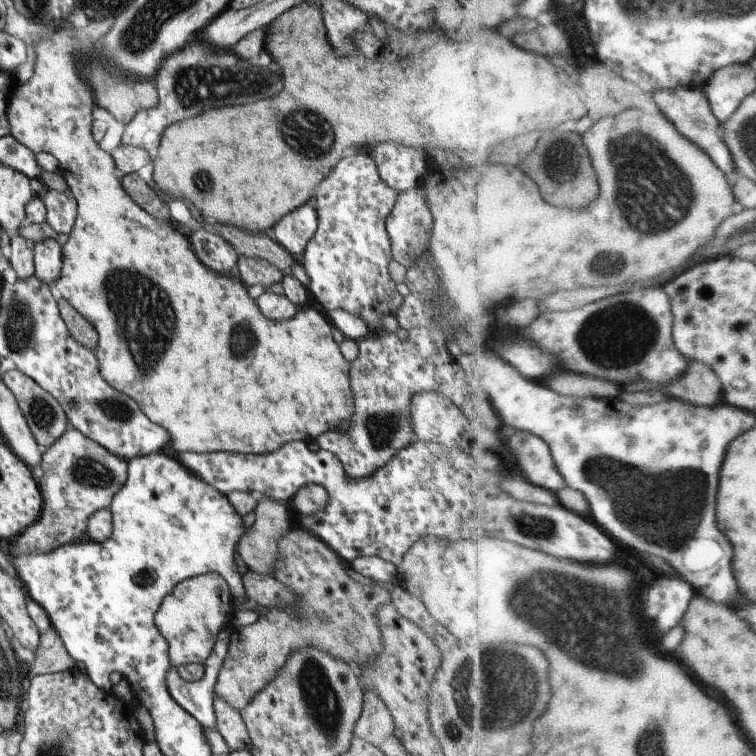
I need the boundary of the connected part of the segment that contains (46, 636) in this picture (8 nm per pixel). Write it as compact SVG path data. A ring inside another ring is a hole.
M53 626L40 634L39 637L35 658L31 664L31 672L34 676L64 672L75 668L78 662L70 656L60 635Z

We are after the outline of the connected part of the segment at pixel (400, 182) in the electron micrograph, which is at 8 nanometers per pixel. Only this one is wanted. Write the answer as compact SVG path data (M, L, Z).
M384 141L367 151L377 164L381 179L399 194L420 186L426 174L423 148Z

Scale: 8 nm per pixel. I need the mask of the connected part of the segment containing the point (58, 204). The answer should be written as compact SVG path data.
M48 187L36 196L46 205L47 223L56 232L69 233L77 215L77 202L72 194L66 196Z

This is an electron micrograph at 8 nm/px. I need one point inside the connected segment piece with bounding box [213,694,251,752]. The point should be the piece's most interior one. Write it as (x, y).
(230, 724)

